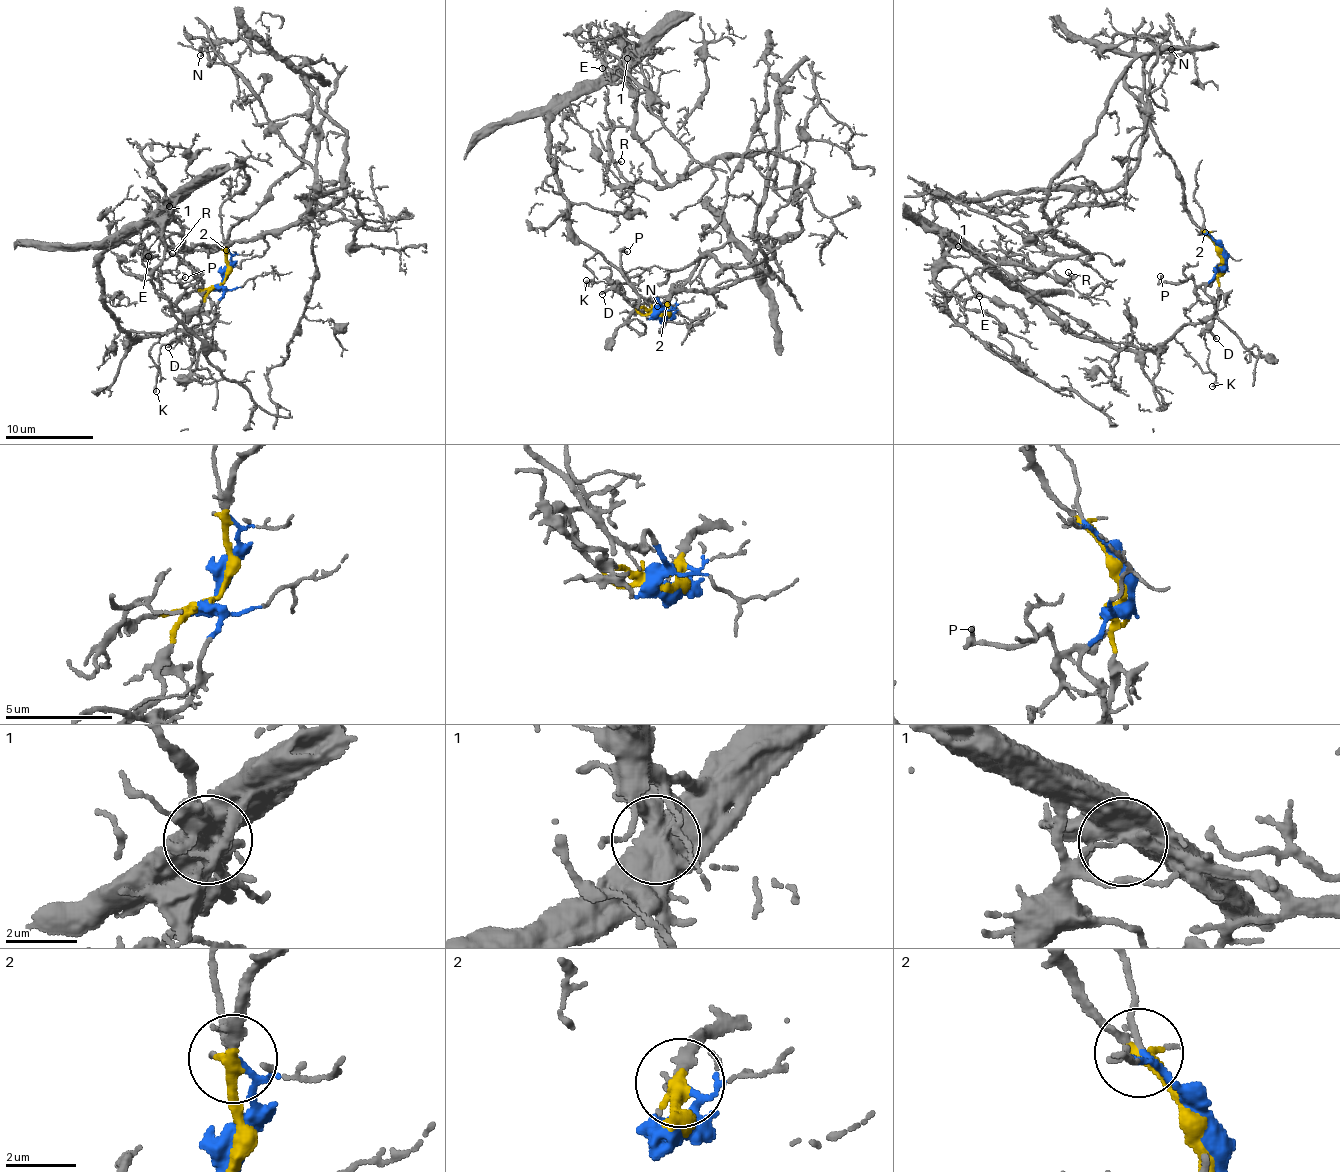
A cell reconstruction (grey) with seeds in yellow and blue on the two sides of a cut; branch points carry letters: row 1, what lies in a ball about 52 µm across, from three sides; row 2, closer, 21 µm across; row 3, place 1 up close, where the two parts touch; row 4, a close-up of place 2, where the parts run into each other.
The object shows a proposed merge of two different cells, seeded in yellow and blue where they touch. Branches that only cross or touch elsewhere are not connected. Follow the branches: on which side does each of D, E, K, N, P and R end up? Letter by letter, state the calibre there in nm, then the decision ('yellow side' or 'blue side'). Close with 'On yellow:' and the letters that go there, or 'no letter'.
D: 200 nm thick; yellow side
E: 90 nm thick; blue side
K: 180 nm thick; yellow side
N: 180 nm thick; yellow side
P: 180 nm thick; yellow side
R: 130 nm thick; blue side
On yellow: D, K, N, P

